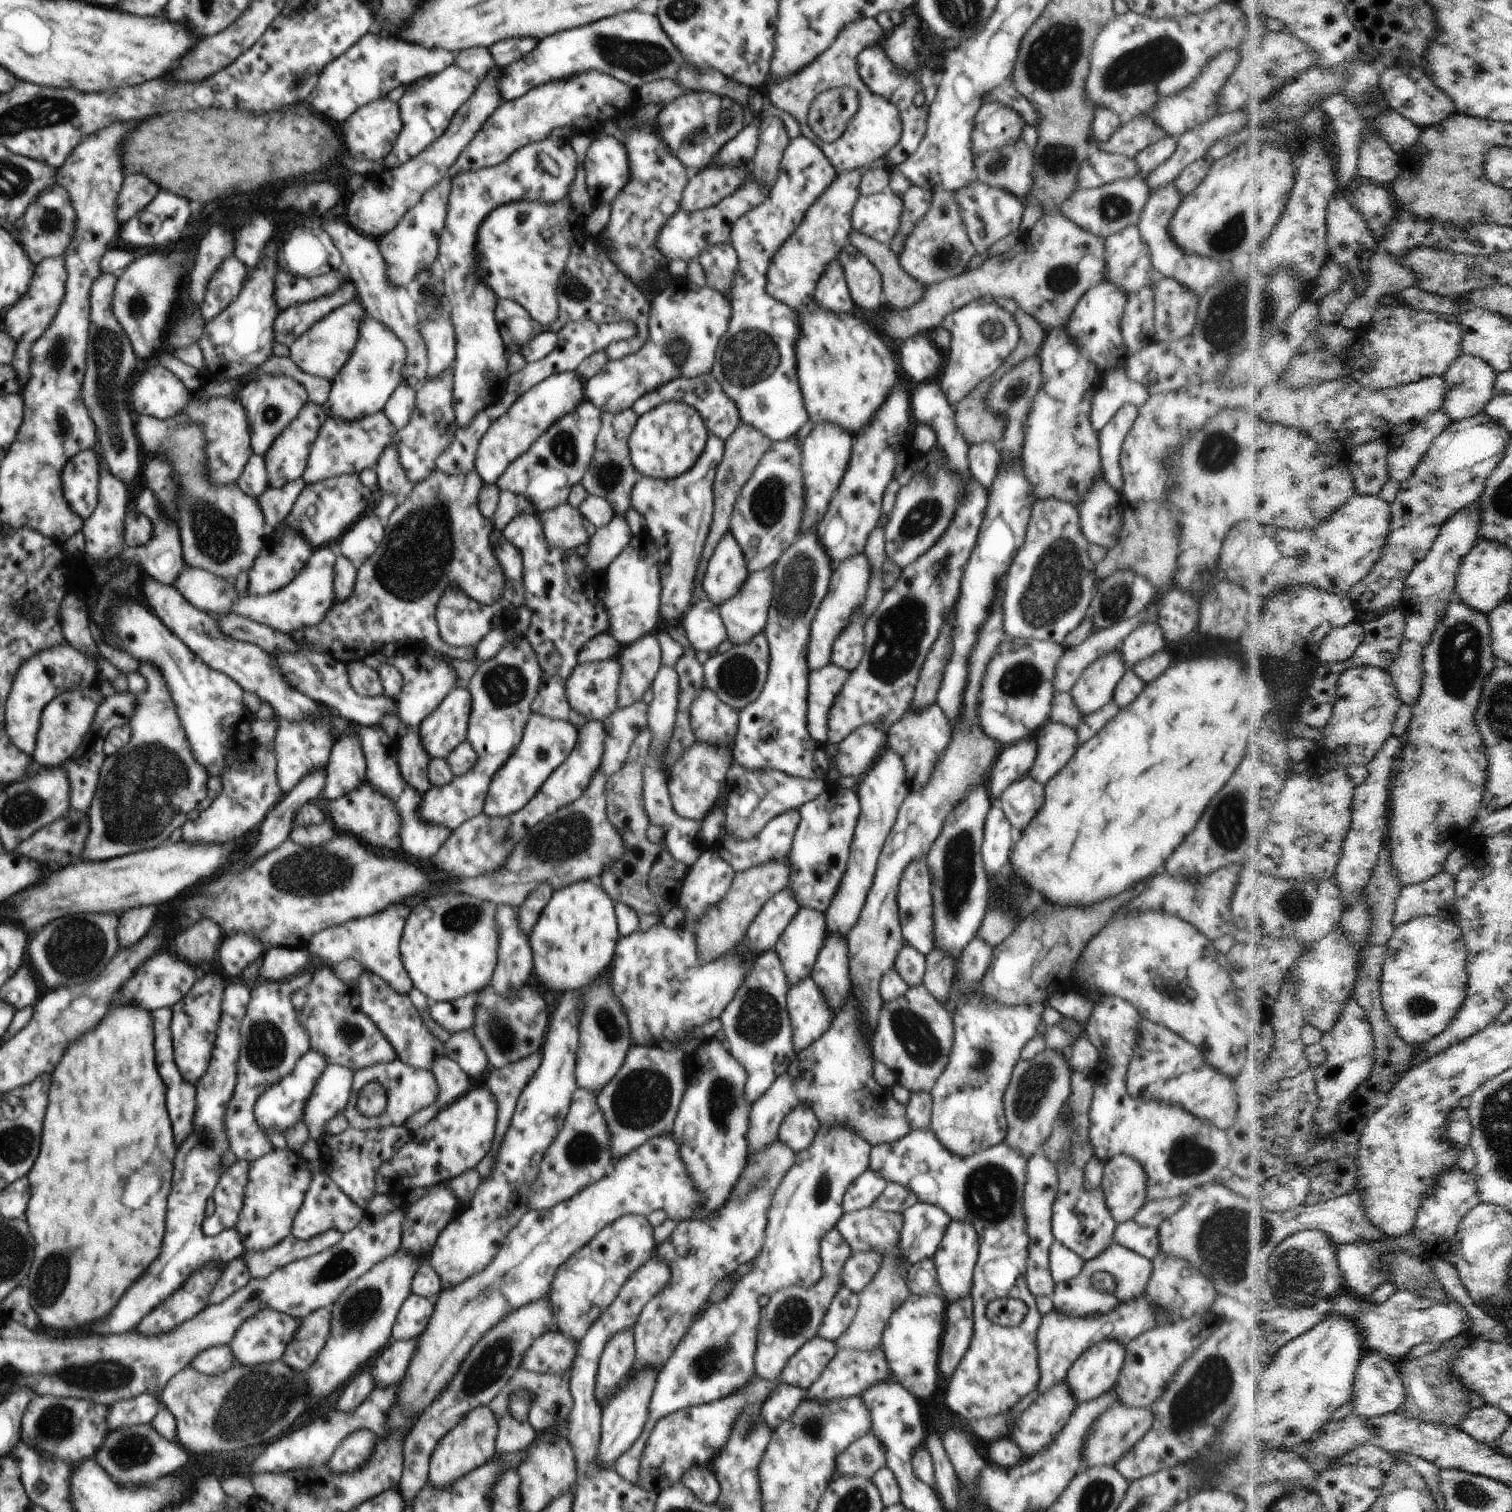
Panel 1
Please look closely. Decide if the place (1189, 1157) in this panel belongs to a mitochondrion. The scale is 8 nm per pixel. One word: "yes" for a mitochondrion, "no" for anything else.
yes

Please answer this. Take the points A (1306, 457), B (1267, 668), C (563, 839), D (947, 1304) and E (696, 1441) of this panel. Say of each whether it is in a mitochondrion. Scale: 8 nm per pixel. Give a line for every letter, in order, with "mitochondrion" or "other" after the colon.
A: other
B: other
C: mitochondrion
D: other
E: other

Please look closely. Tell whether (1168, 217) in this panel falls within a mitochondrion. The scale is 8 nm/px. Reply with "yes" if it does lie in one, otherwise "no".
no

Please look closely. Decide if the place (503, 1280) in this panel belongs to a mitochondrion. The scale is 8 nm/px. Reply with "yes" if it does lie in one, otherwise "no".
yes

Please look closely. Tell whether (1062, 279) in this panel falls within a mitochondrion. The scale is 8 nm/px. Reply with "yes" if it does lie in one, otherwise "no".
yes

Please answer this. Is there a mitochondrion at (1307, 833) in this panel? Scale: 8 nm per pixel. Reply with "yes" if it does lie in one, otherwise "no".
no

